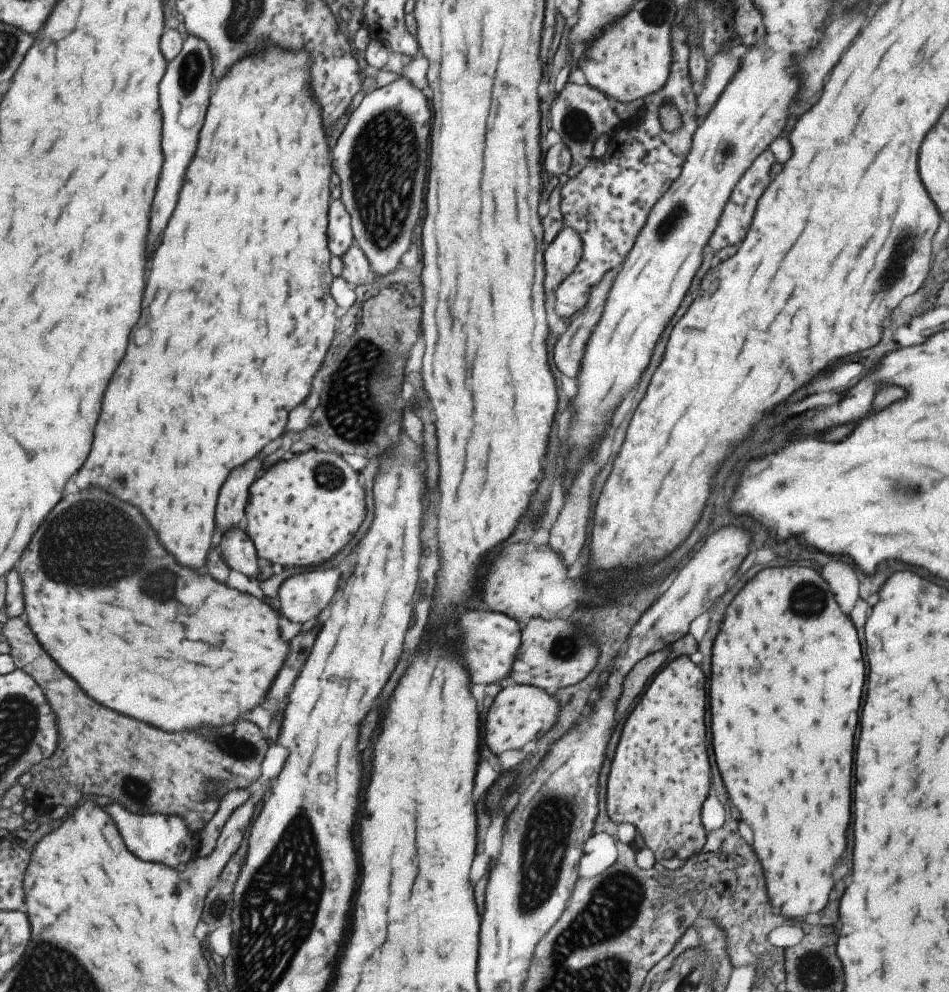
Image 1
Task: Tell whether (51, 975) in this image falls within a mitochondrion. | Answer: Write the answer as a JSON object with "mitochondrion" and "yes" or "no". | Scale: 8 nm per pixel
{"mitochondrion":"yes"}

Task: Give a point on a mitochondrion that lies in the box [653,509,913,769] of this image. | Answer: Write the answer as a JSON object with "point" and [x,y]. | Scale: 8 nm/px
{"point":[806,601]}

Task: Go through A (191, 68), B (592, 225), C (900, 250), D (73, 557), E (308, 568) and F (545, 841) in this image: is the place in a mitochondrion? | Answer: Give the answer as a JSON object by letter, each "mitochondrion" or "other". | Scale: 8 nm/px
{"A":"mitochondrion","B":"other","C":"mitochondrion","D":"mitochondrion","E":"other","F":"mitochondrion"}

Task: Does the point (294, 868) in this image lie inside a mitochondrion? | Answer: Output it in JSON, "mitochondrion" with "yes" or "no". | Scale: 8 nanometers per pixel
{"mitochondrion":"yes"}

